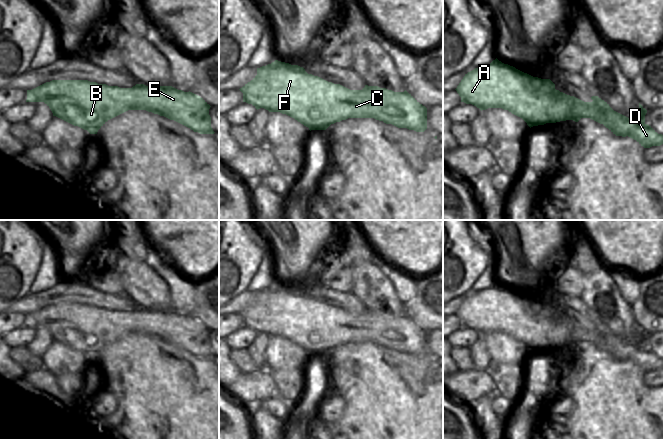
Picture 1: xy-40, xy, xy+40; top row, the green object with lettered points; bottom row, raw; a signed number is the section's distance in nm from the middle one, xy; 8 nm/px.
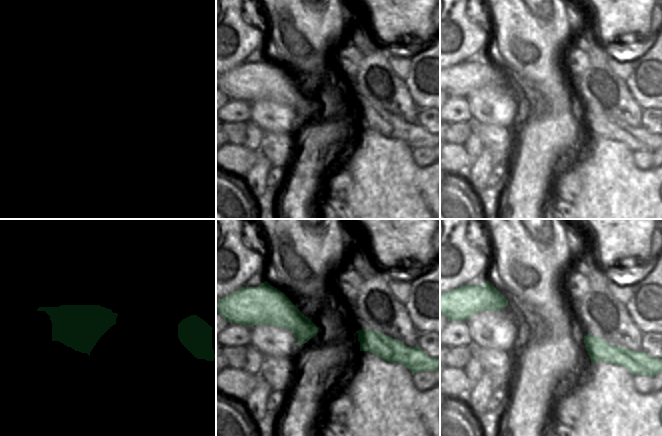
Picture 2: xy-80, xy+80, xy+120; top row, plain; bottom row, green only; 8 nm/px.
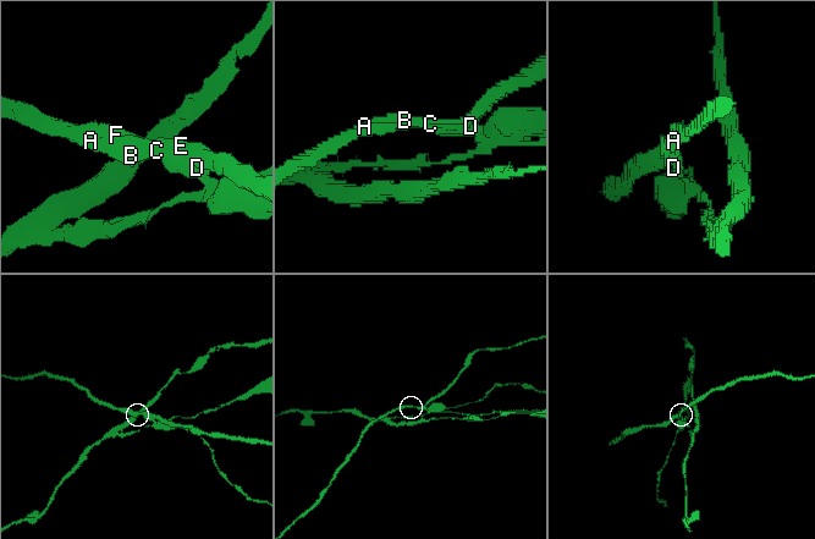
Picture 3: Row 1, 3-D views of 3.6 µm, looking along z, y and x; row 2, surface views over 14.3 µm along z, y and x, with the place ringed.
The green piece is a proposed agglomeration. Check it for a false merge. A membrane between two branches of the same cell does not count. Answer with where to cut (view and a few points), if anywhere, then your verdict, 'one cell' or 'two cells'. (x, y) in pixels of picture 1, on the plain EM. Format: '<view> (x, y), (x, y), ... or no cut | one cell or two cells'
xy+40 (612, 333), (606, 336), (602, 347) | two cells

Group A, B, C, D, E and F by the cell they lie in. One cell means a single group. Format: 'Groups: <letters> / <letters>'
Groups: A B C E F / D.

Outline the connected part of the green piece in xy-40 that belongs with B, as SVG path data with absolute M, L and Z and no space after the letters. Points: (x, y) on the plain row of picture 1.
M52 304L32 314L27 314L26 326L44 326L56 340L74 350L97 358L110 343L128 334L146 334L174 344L194 356L214 358L209 339L210 329L192 316L184 316L172 310L146 310L136 308L132 312L120 312L98 308L88 304Z

